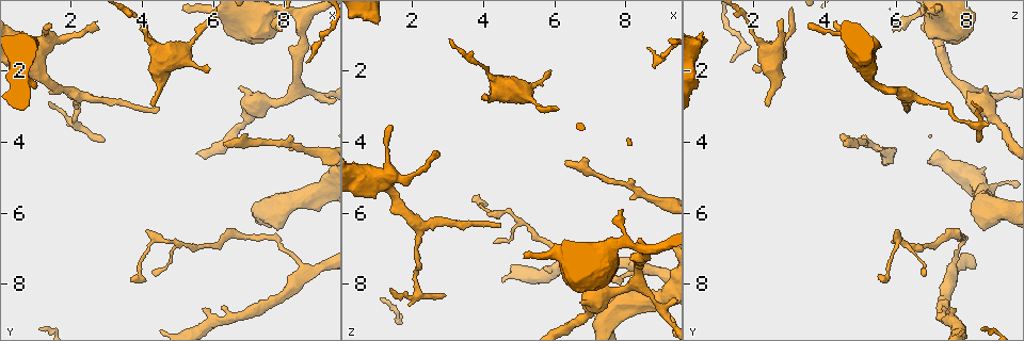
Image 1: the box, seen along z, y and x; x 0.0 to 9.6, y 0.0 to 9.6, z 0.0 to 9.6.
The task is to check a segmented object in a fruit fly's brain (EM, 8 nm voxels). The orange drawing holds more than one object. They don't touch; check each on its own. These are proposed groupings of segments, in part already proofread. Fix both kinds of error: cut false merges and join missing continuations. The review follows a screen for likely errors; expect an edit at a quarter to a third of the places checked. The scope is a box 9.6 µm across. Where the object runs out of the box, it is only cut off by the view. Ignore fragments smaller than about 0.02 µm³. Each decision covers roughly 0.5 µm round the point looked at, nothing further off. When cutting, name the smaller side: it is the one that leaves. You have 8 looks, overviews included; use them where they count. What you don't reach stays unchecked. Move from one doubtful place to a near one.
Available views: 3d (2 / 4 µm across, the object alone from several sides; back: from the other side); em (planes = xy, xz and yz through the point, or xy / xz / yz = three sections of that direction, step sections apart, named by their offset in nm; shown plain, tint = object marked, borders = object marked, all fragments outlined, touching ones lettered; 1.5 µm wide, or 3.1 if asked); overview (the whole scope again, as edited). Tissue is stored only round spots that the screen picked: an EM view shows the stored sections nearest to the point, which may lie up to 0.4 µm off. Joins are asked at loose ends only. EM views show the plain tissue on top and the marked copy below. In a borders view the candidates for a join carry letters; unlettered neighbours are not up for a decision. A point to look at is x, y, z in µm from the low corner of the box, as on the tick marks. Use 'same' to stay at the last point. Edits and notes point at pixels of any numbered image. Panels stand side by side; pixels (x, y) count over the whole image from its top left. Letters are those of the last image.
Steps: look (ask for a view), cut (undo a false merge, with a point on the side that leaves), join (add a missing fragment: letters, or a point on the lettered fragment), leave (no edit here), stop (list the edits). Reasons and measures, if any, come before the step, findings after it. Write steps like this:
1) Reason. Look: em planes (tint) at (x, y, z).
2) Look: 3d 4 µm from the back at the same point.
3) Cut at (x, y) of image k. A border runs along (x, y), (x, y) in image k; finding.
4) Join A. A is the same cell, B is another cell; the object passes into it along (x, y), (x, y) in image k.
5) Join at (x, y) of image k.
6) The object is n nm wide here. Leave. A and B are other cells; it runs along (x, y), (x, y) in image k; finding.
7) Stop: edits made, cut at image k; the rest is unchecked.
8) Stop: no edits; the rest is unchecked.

Long arm stops here. Look: 3d 2 µm at (6.35, 4.05, 4.50).

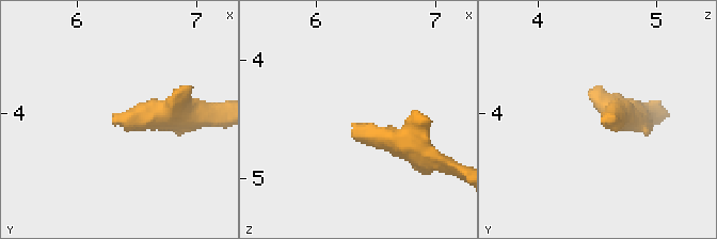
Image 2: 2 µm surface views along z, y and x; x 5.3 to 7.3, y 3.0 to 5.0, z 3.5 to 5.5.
Look: em planes (borders) at (6.32, 4.12, 4.54).

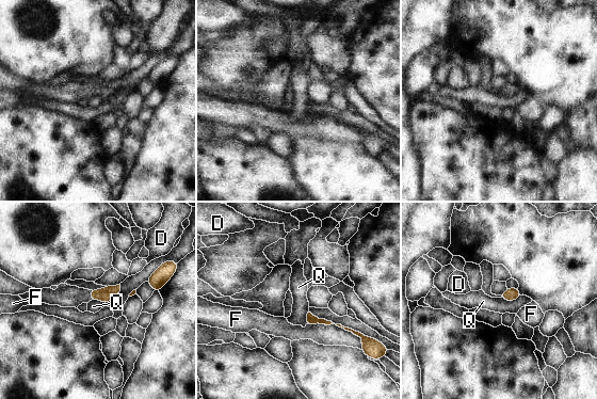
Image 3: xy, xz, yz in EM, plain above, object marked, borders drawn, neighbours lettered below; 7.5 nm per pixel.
Leave. D, F and Q are other cells; a border runs along (522, 294), (511, 301), (501, 298) in image 3; none of them fits.

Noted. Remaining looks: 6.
Free end. Look: 3d 4 µm at (7.90, 0.85, 5.90).

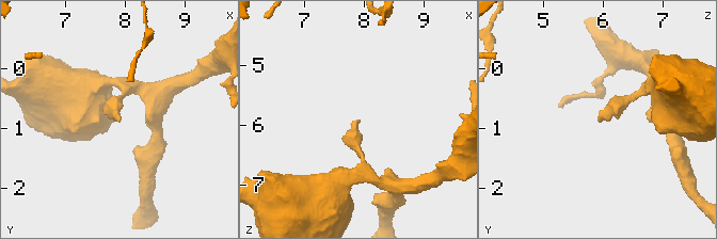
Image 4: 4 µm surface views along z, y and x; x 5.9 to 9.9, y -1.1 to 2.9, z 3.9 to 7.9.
Look: em xy step 4 (borders) at (7.90, 0.90, 5.95).

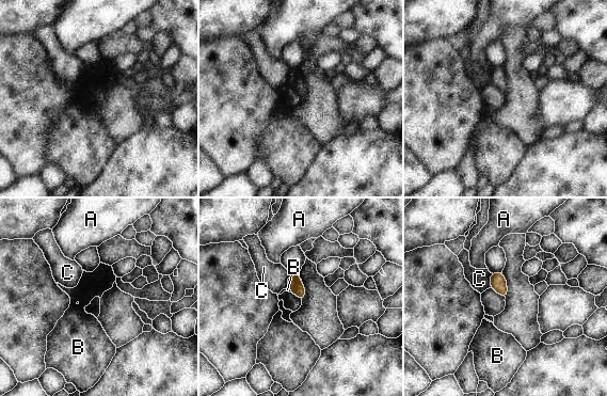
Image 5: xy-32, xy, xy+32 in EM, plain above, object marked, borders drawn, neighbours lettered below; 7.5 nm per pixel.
Cut it another way. Look: em planes (borders) at the same point.

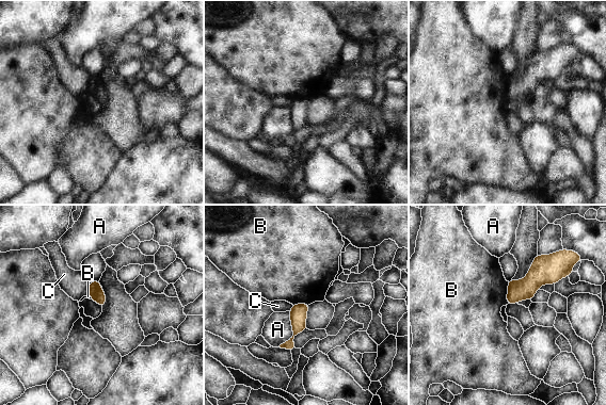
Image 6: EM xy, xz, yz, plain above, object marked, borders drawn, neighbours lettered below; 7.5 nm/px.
The object is 120 nm wide here. Leave. A, B and C are other cells; no lettered fragment goes on from it.

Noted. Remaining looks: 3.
Look: 3d 2 µm at (8.45, 2.55, 8.05).

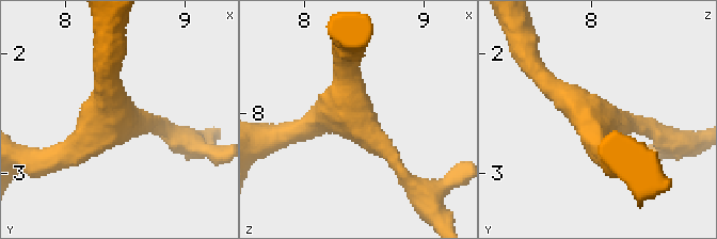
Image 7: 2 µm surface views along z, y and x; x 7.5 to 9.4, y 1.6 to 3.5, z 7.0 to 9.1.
3 arms meet here. Look: em xy step 8 (tint) at (8.40, 2.54, 7.98).

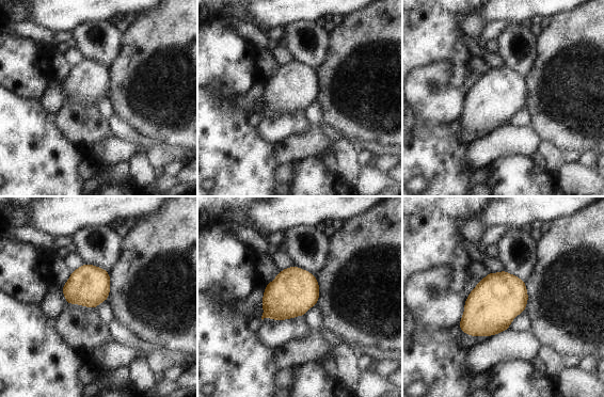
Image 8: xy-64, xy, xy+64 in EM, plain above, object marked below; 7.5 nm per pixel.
Look: em planes (borders) at the same point.

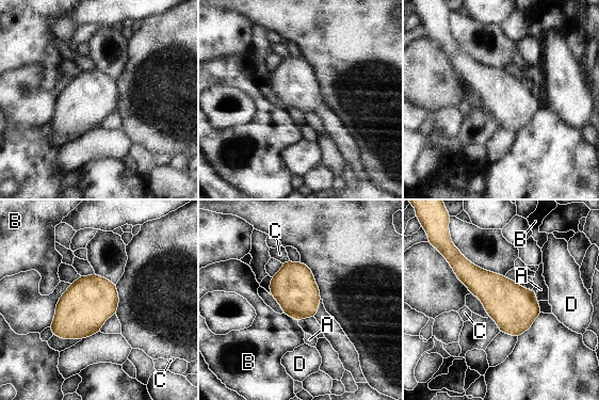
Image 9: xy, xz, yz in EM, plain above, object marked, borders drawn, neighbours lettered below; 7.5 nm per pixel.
The longest contact is with B, 130 nm. Leave. A, B, C and D are other cells; a border runs along (284, 313), (291, 316), (297, 322) in image 9; all the same neuron.

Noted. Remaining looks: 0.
Stop: no edits; the rest is unchecked.

